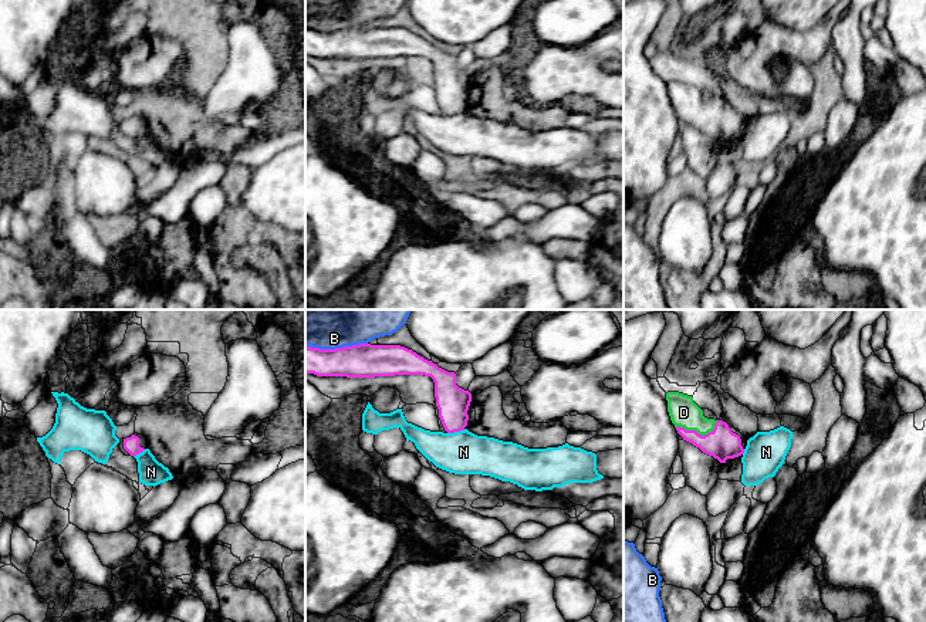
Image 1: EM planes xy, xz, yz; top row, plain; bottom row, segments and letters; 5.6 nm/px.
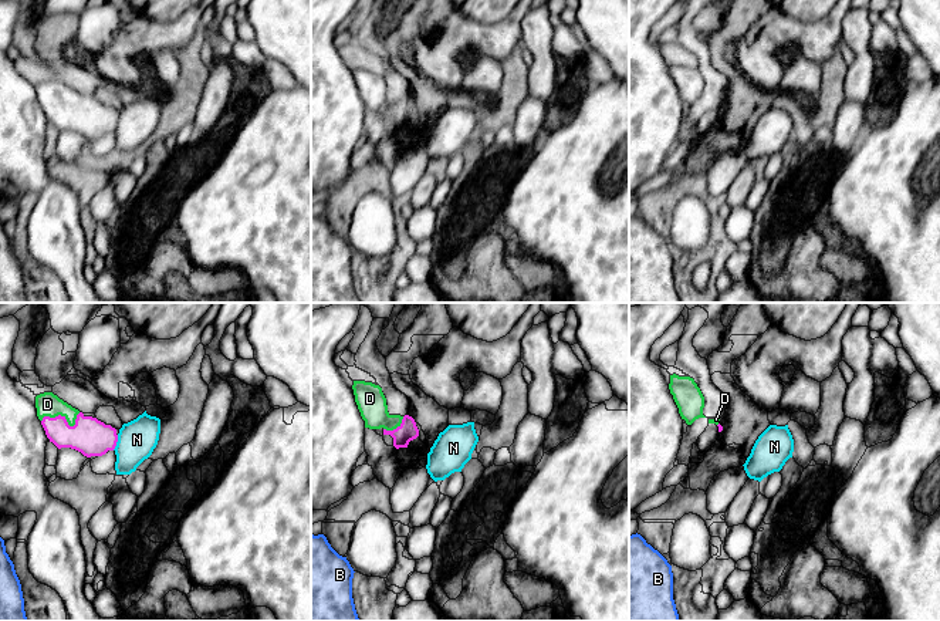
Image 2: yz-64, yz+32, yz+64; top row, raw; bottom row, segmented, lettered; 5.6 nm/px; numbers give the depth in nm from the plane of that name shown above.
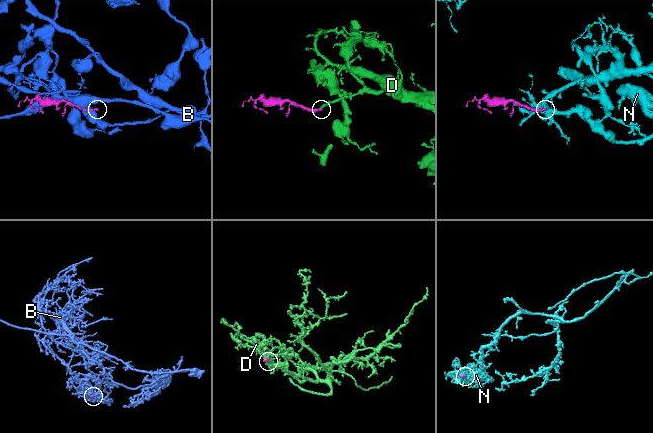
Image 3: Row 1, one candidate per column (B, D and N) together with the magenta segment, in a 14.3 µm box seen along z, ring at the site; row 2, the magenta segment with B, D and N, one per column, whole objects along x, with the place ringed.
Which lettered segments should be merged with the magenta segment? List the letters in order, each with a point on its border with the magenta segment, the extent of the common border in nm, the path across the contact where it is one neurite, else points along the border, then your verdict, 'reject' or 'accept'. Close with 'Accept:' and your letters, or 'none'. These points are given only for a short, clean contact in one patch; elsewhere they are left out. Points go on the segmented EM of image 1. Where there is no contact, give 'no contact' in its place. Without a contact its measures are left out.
B: meets magenta in xz at (335, 348); contact 360 nm long; reject
D: meets magenta in yz at (698, 433); contact 240 nm long; runs through yz (722, 443), (709, 435), (698, 433), (683, 412); accept
N: meets magenta in xz at (456, 430); contact 110 nm long; border along xz (465, 429), (448, 433); reject
Accept: D

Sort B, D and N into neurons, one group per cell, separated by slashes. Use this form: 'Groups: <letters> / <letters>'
Groups: B / D / N

